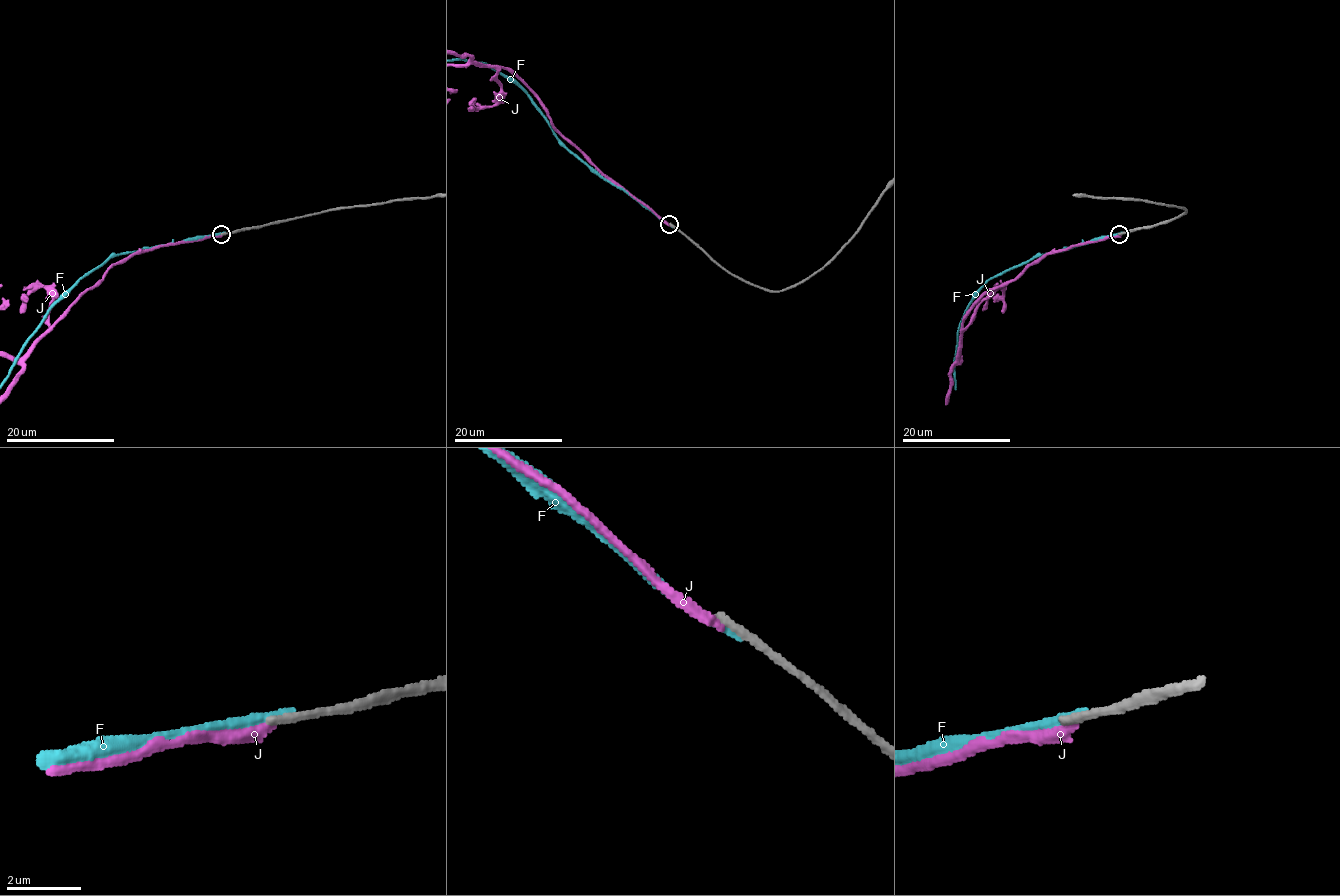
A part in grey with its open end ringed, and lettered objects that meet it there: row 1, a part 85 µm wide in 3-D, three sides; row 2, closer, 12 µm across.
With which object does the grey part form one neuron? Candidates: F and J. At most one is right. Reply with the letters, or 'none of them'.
none of them

